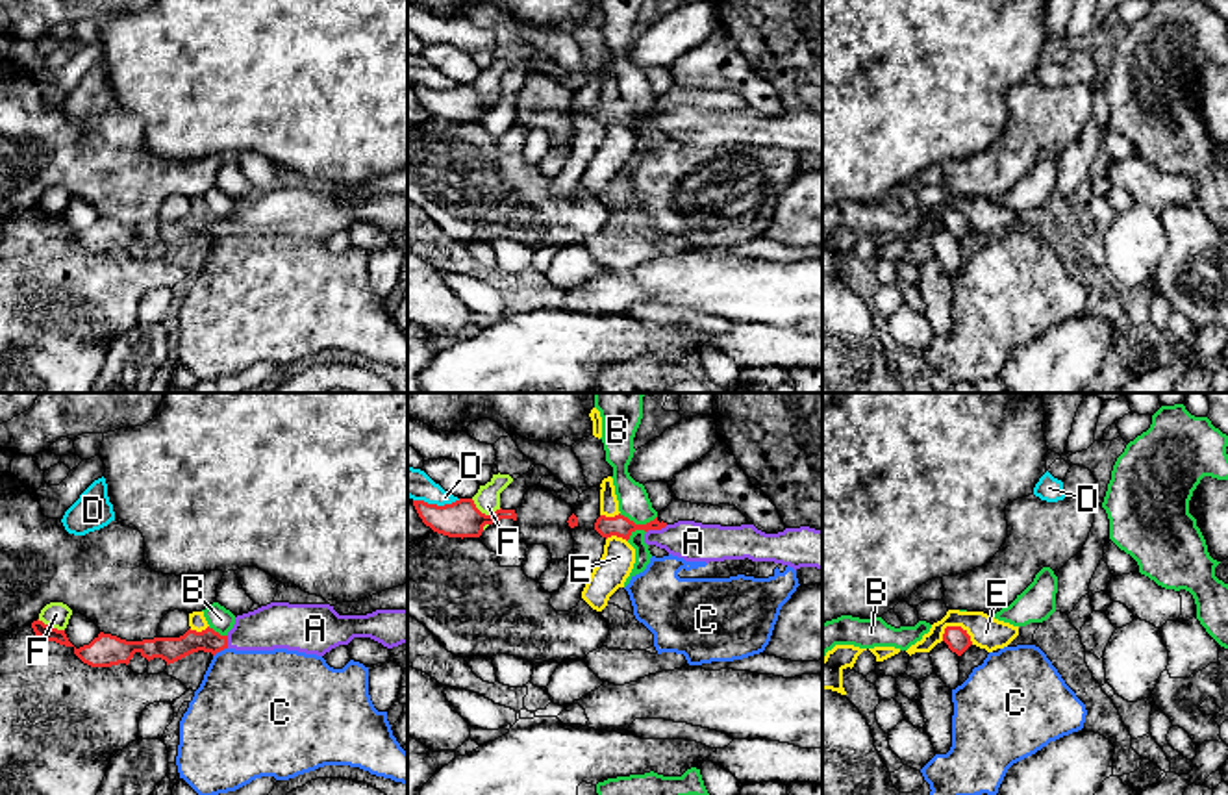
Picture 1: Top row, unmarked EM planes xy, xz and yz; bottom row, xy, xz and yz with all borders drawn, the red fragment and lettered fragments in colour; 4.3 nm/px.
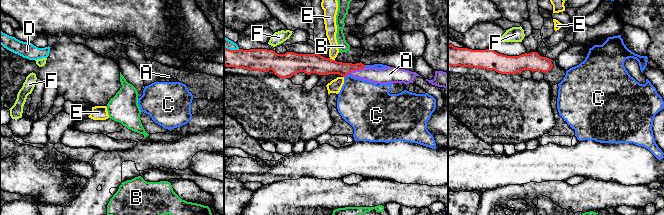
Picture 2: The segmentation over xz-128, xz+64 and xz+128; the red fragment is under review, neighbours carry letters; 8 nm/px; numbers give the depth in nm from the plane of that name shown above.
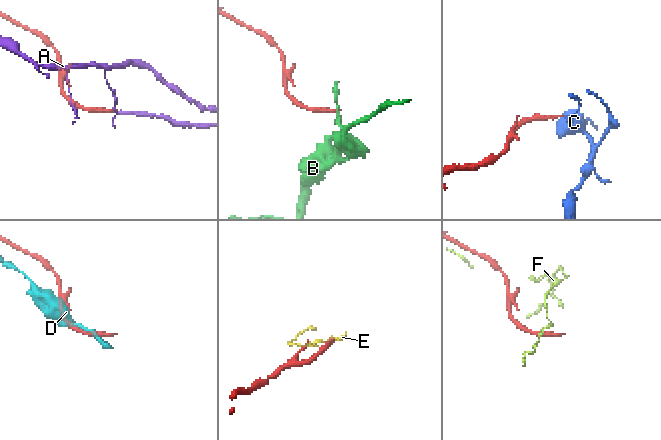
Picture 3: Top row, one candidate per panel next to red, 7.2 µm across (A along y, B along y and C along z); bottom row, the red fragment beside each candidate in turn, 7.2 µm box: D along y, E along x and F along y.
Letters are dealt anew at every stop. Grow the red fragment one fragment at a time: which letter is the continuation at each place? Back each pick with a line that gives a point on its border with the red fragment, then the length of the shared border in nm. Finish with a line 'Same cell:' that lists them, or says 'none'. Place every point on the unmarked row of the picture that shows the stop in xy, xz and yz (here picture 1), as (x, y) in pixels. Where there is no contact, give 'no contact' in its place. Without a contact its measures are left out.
A: meets red in xz at (656, 113); contact 100 nm long
Same cell: A

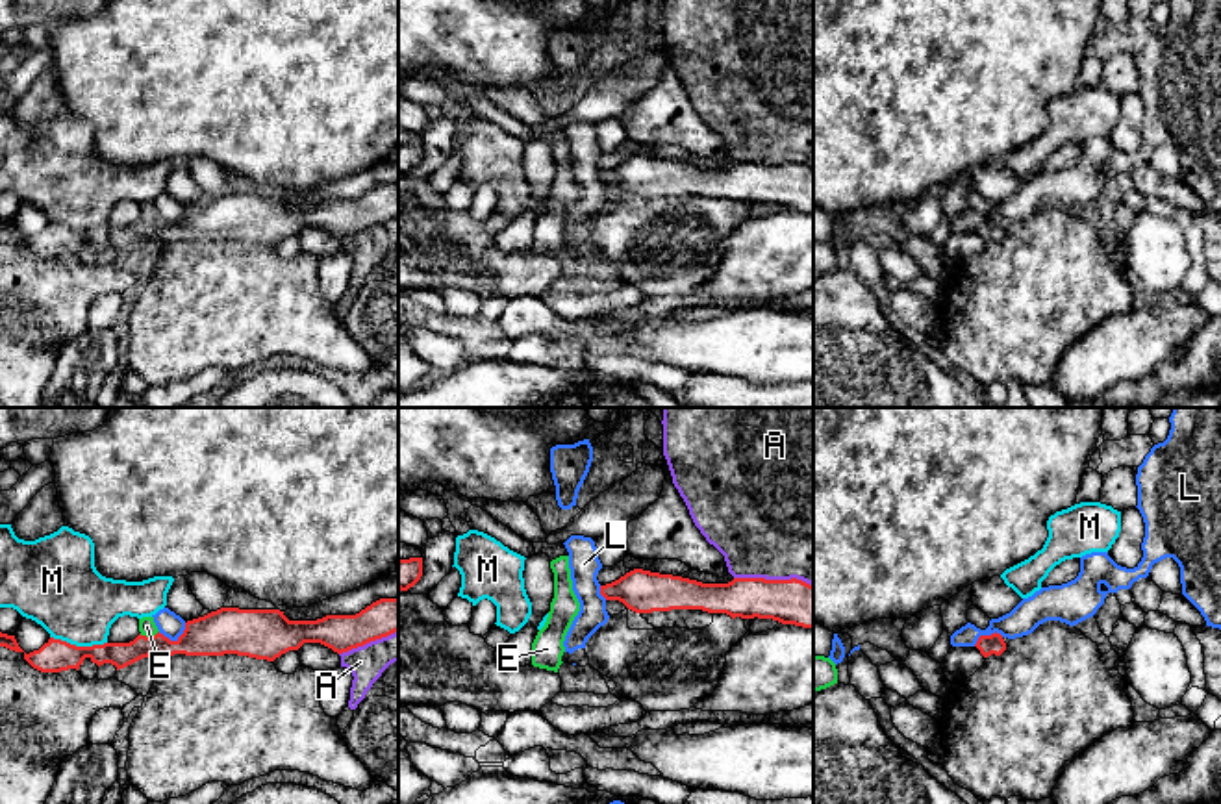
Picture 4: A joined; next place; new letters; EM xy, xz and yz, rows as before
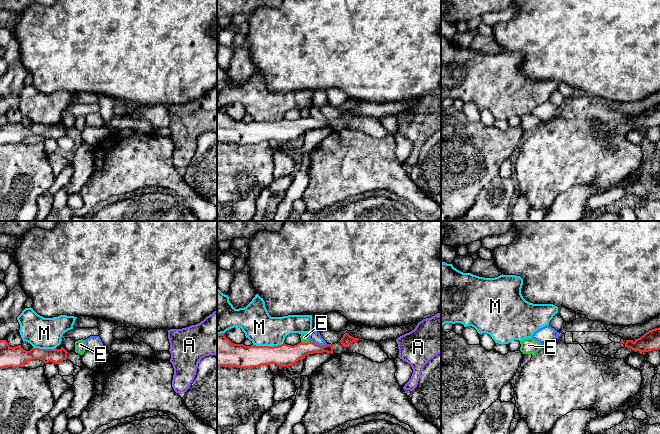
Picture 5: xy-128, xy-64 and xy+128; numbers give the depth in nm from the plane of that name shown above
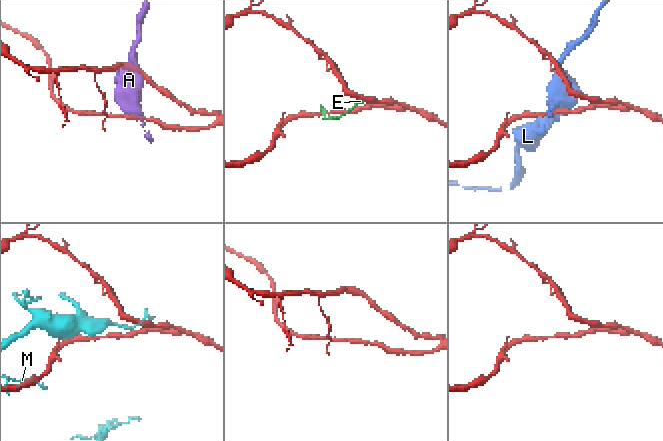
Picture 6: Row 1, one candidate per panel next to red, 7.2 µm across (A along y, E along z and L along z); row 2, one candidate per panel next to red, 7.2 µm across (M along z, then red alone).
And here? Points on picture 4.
Same cell: none

